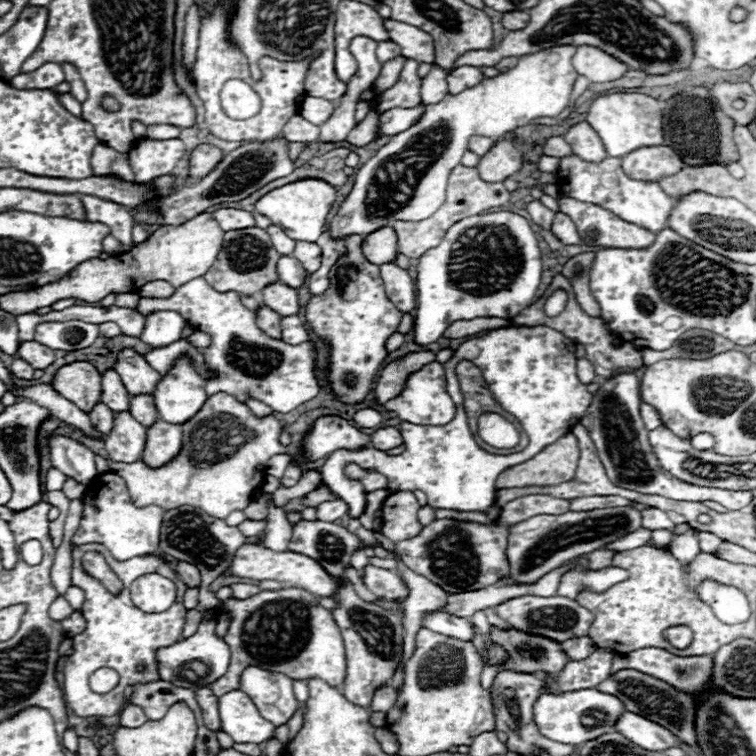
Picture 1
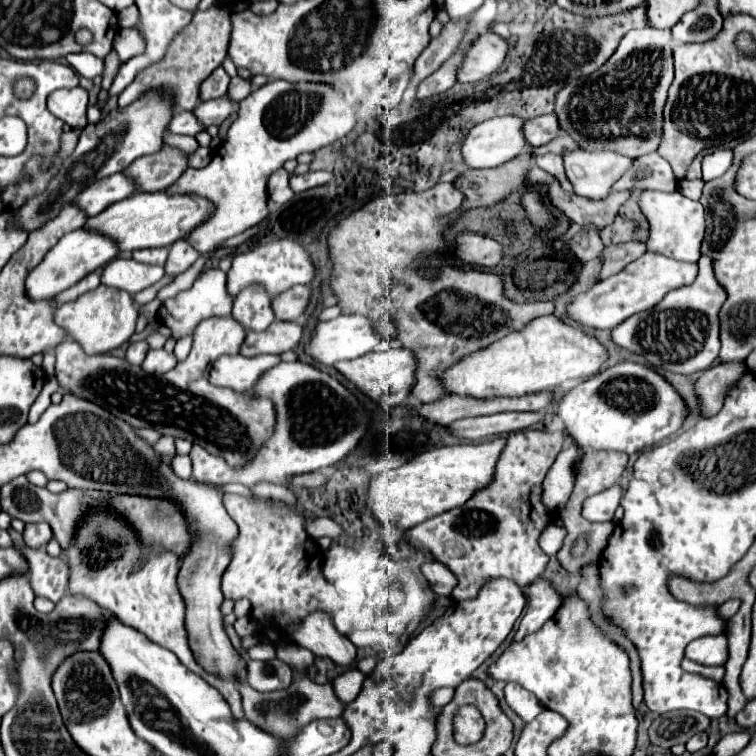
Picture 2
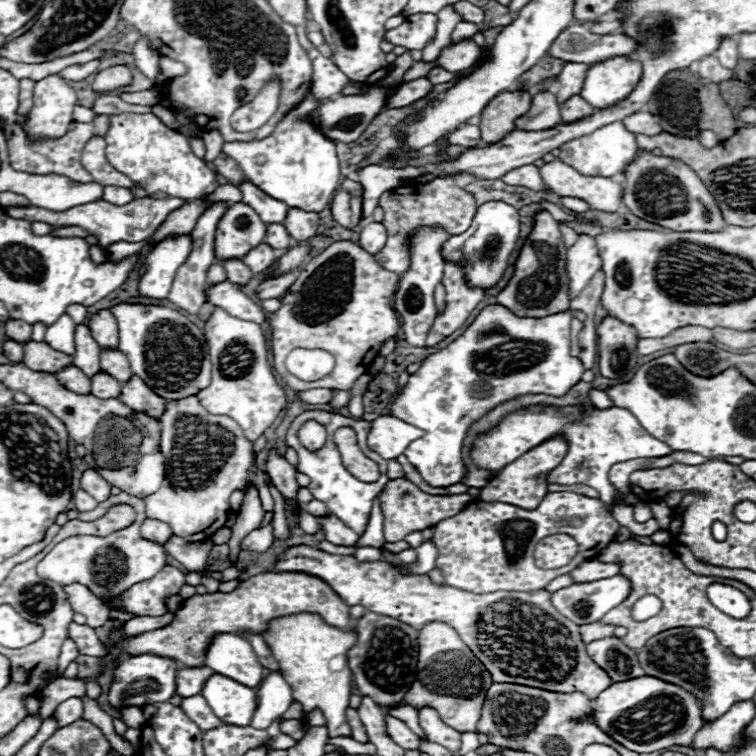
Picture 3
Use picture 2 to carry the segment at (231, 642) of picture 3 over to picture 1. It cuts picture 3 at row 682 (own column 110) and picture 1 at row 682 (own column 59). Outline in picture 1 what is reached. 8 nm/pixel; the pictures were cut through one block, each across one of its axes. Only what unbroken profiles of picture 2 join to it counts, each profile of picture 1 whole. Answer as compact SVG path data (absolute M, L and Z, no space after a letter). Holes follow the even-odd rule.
M246 668L240 676L242 690L258 706L258 712L272 722L276 728L288 724L288 720L300 708L300 702L294 696L294 680L280 672L266 672L260 668Z

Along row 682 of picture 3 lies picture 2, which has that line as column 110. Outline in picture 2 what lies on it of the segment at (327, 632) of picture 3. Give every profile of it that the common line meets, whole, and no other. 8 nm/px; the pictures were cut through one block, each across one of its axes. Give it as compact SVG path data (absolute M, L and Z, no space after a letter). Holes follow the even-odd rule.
M100 284L96 290L82 294L76 302L68 302L54 310L54 322L64 328L64 332L82 346L86 354L106 354L124 342L130 340L136 328L138 306L134 304L132 296L124 290L114 290Z

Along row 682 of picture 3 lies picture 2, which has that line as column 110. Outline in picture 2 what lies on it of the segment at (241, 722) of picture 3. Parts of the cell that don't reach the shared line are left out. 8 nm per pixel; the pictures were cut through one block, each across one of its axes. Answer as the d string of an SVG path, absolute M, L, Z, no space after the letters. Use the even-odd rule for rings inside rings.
M138 192L132 198L124 198L124 202L116 202L104 210L104 214L96 214L96 218L88 218L82 228L96 230L96 234L108 234L116 238L116 244L122 252L130 252L136 248L158 248L170 246L172 242L184 238L192 228L202 224L212 214L212 204L200 196L166 196L166 192Z

